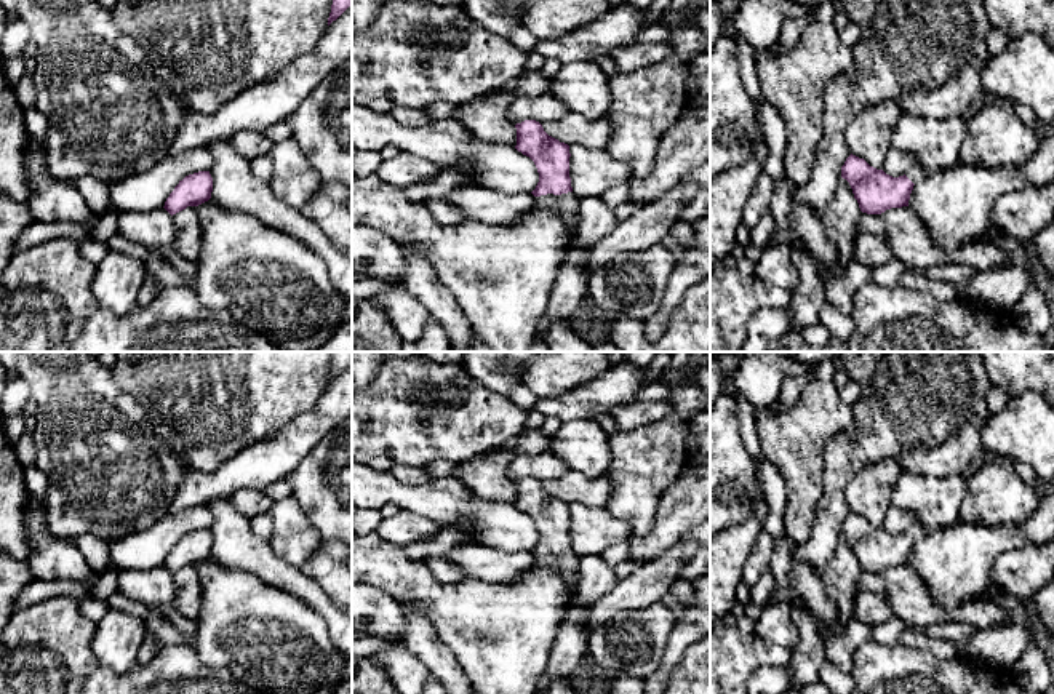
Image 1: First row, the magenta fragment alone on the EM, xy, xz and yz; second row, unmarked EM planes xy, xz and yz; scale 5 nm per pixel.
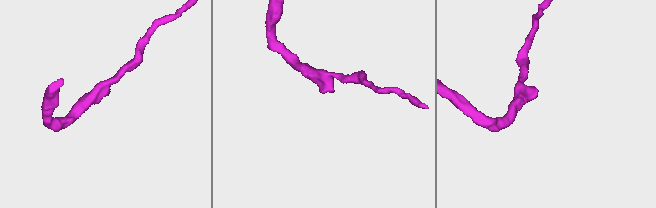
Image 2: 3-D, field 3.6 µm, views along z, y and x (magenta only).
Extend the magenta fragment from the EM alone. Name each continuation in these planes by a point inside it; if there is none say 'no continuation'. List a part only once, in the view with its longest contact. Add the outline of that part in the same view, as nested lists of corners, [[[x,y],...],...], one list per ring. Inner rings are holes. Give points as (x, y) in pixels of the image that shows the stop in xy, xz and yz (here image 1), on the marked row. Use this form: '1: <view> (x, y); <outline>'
1: xz (568, 203); [[[568,192],[561,195],[547,193],[536,197],[536,201],[547,201],[547,200],[555,201],[561,221],[574,233],[579,224],[579,198],[574,195],[574,192]]]

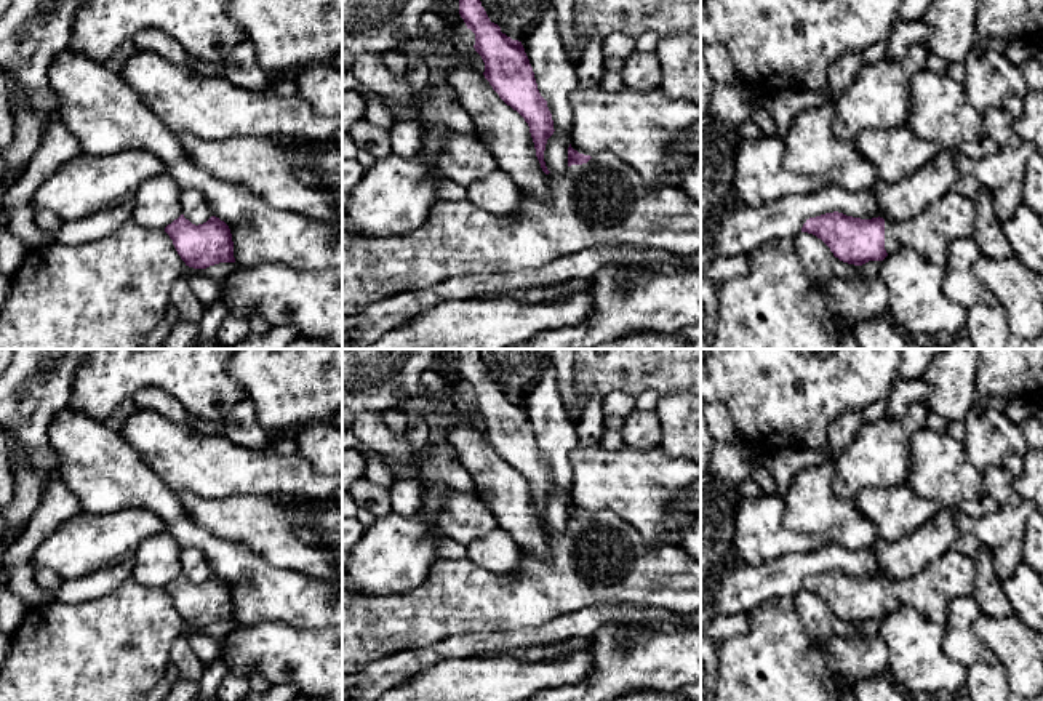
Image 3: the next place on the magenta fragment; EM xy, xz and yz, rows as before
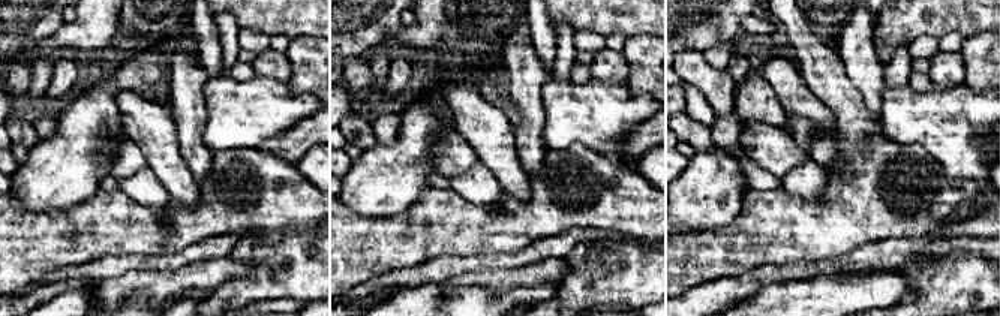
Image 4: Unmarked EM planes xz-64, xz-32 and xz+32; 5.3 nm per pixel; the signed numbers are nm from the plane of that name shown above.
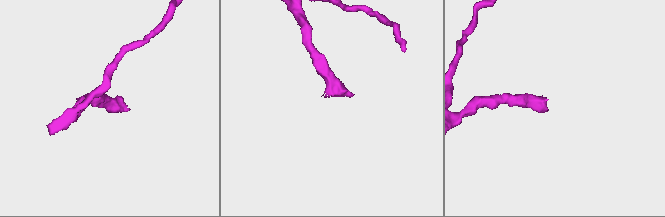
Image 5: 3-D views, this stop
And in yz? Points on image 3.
1: yz (952, 216); [[[947,192],[907,221],[885,219],[885,250],[912,248],[931,262],[944,264],[949,246],[974,234],[976,206],[965,195]]]

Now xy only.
no continuation

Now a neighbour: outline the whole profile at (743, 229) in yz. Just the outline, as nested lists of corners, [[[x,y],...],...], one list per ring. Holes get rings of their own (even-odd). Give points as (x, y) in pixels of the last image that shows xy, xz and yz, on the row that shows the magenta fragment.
[[[838,186],[808,195],[789,195],[760,208],[739,202],[712,227],[712,254],[747,254],[769,240],[795,238],[809,218],[833,211],[861,219],[880,216],[870,190],[849,192]]]

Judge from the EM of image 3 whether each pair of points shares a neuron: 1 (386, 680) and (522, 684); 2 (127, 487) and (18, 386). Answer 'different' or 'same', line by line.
1: different
2: different

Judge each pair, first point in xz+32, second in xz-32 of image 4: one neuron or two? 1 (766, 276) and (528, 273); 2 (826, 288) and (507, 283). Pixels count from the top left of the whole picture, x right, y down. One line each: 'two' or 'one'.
1: two
2: two

